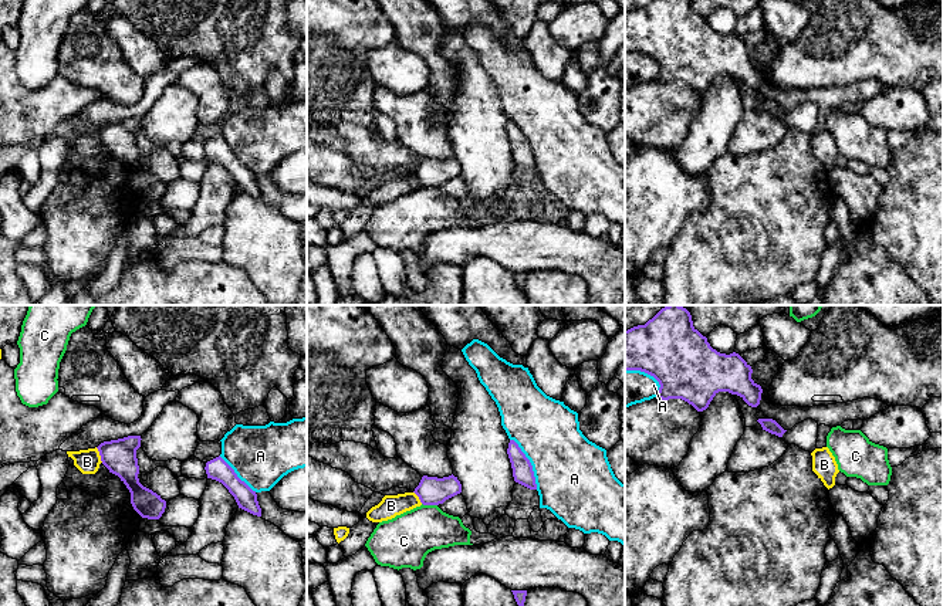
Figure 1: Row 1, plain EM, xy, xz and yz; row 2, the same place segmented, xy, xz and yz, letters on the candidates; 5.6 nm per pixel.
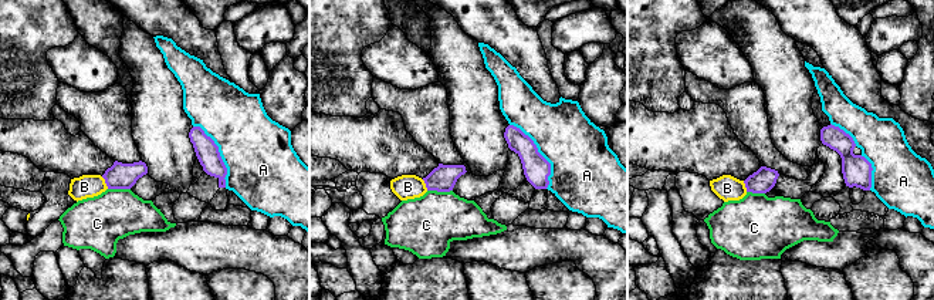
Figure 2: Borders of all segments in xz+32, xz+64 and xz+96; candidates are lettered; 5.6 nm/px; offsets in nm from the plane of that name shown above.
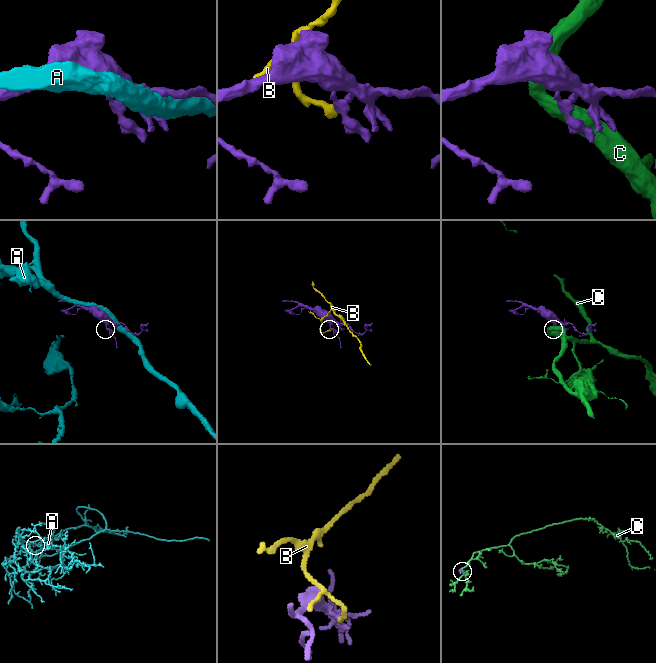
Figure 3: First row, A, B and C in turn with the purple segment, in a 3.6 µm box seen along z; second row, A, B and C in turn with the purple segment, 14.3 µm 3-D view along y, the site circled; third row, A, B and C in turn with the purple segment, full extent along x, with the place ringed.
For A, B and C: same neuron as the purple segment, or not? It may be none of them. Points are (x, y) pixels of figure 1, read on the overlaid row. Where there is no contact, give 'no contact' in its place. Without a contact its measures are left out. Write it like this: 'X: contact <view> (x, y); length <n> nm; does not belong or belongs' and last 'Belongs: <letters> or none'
A: contact xz (530, 463); length 320 nm; does not belong
B: contact xy (100, 454); length 100 nm; does not belong
C: contact xz (429, 504); length 90 nm; does not belong
Belongs: none

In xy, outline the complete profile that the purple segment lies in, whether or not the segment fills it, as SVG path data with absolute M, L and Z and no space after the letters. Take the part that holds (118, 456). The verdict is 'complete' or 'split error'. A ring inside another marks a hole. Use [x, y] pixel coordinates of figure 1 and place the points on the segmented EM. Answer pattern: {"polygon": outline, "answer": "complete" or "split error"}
{"polygon": "M128 436L104 441L97 448L102 464L109 473L118 475L131 492L133 509L148 519L159 519L166 508L166 501L139 483L139 465L136 450L141 447L141 436Z", "answer": "complete"}

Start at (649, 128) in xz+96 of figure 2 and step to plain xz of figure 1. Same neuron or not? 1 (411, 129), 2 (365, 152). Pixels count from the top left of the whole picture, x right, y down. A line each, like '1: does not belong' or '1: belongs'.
1: does not belong
2: belongs

